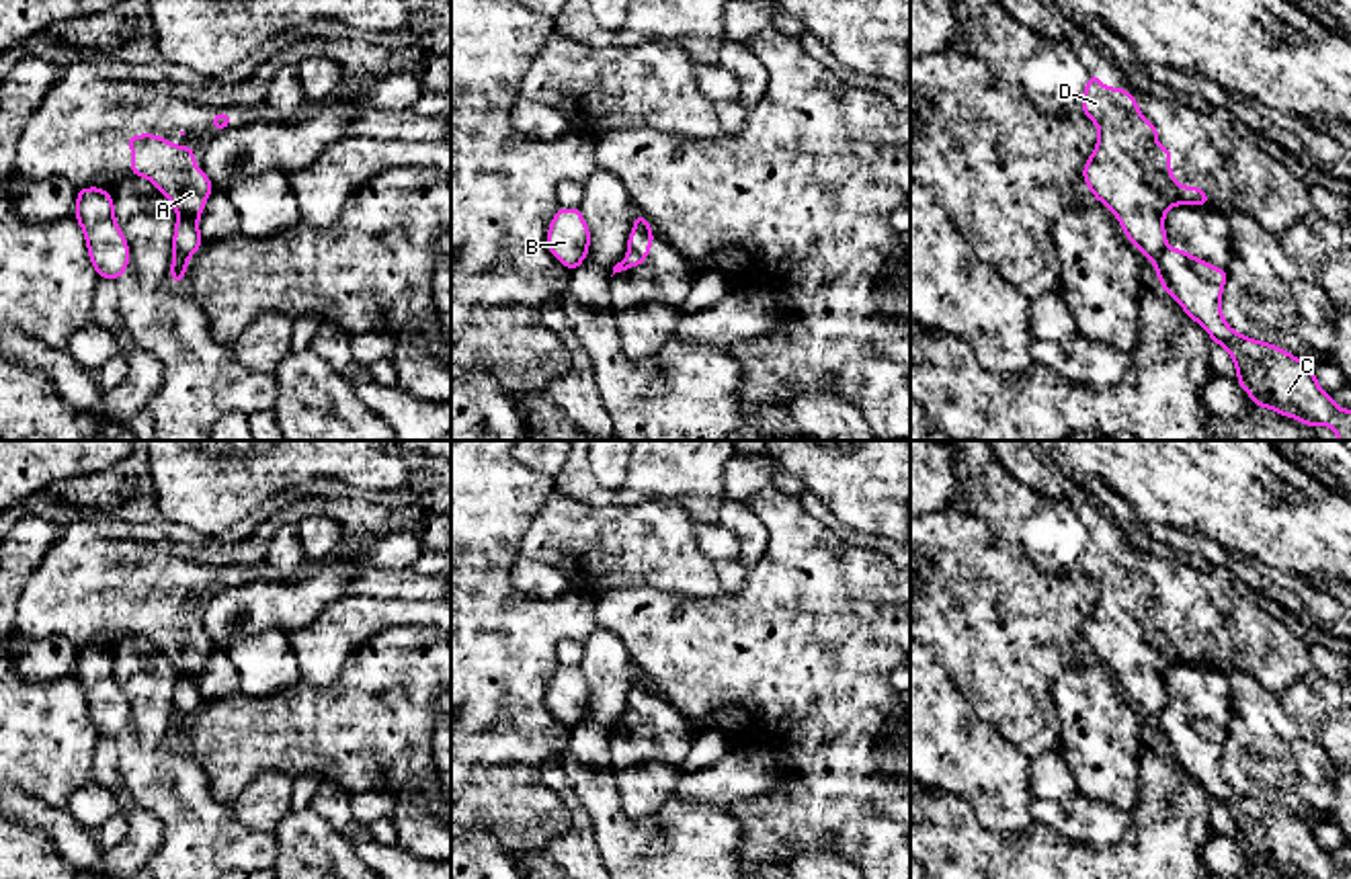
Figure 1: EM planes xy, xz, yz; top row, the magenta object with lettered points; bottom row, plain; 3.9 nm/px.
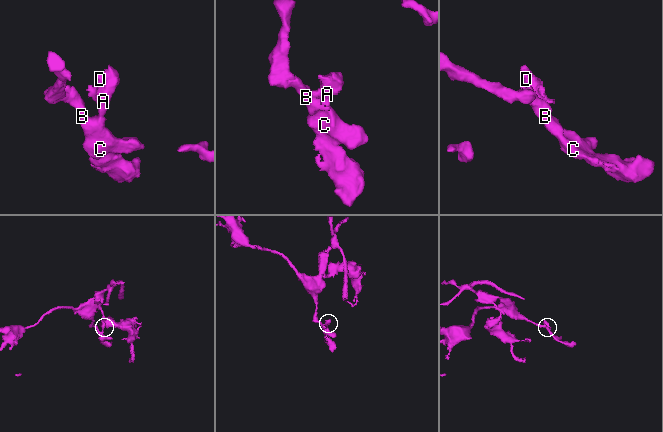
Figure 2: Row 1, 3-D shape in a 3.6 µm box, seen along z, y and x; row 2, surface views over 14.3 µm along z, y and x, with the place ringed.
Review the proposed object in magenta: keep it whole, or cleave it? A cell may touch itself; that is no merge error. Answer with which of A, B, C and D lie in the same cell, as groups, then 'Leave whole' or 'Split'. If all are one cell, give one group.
Groups: A D / B C. Split

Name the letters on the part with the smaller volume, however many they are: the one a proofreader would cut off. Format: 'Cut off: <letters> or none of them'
Cut off: A, D

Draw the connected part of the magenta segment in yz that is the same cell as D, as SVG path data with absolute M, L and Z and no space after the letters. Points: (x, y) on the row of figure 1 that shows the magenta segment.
M1089 72L1080 111L1099 129L1095 152L1082 166L1089 191L1117 217L1125 238L1144 258L1156 260L1166 248L1164 213L1175 205L1210 207L1210 197L1201 186L1181 186L1171 174L1171 148L1154 143L1160 131L1138 111L1138 100L1125 88L1107 88Z

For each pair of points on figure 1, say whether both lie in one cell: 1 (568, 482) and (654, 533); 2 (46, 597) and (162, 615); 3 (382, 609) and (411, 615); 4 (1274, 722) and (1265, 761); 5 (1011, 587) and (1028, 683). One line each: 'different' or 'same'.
1: different
2: same
3: same
4: same
5: same

